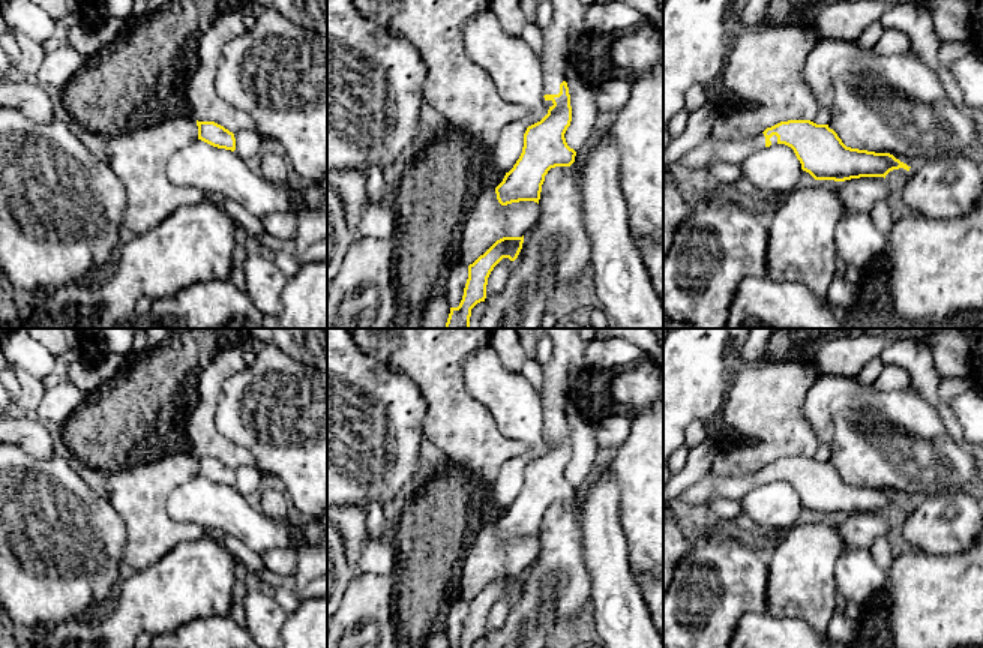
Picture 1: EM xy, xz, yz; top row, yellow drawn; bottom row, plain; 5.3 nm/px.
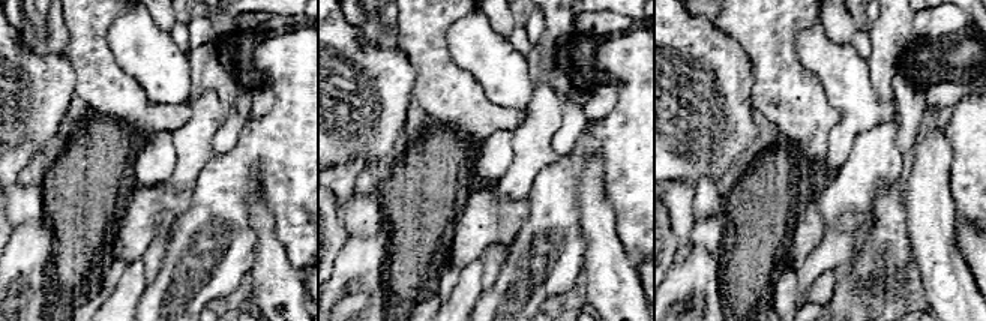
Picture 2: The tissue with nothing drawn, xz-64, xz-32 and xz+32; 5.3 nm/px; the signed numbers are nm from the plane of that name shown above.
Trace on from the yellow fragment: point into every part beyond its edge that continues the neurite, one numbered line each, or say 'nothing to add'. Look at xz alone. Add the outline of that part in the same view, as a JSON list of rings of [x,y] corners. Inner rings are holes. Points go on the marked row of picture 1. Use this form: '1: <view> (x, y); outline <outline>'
1: xz (568, 26); outline [[[549,0],[552,20],[543,33],[543,88],[545,94],[558,94],[564,74],[570,68],[570,48],[587,34],[582,0]]]

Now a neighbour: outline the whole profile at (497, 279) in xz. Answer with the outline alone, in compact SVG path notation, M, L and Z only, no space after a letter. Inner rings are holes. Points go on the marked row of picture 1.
M503 258L491 272L486 285L486 297L498 294L509 278L512 261L509 258Z

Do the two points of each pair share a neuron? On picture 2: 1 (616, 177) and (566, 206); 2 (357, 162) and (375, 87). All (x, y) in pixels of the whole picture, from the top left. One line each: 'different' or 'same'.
1: same
2: different

